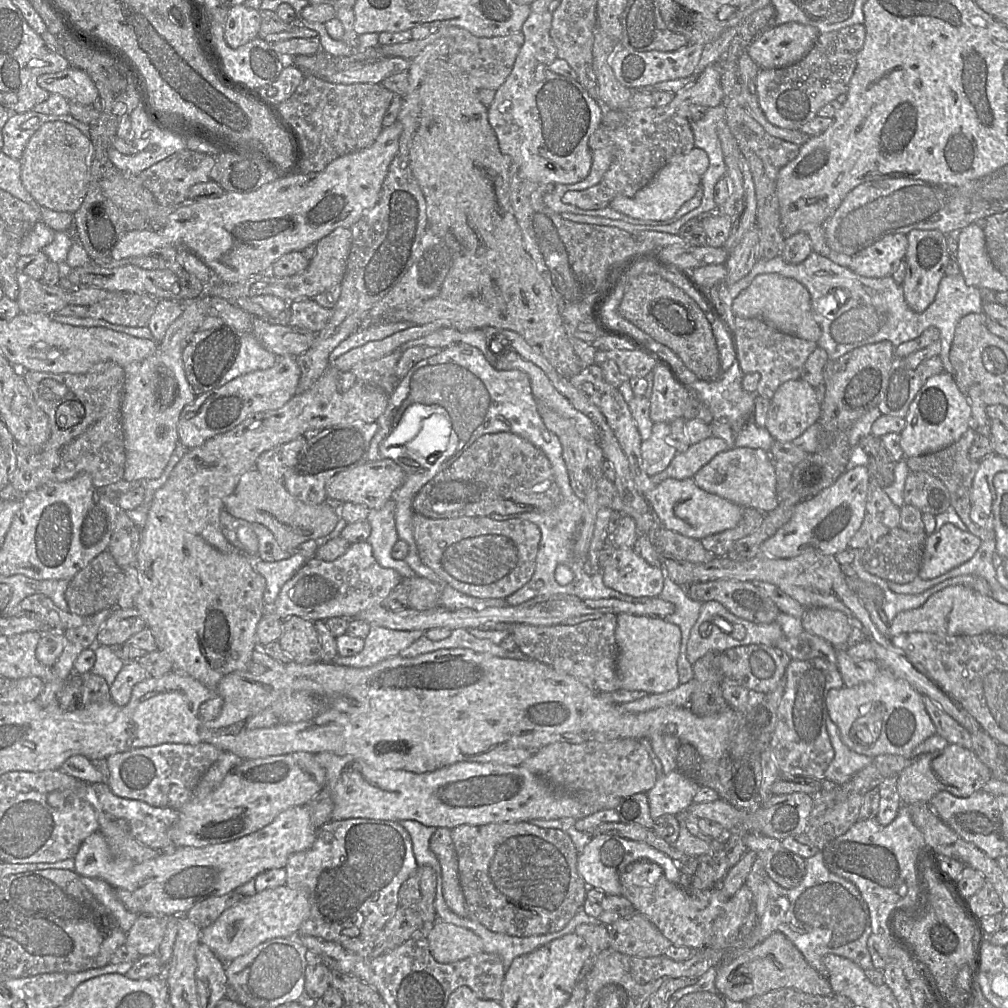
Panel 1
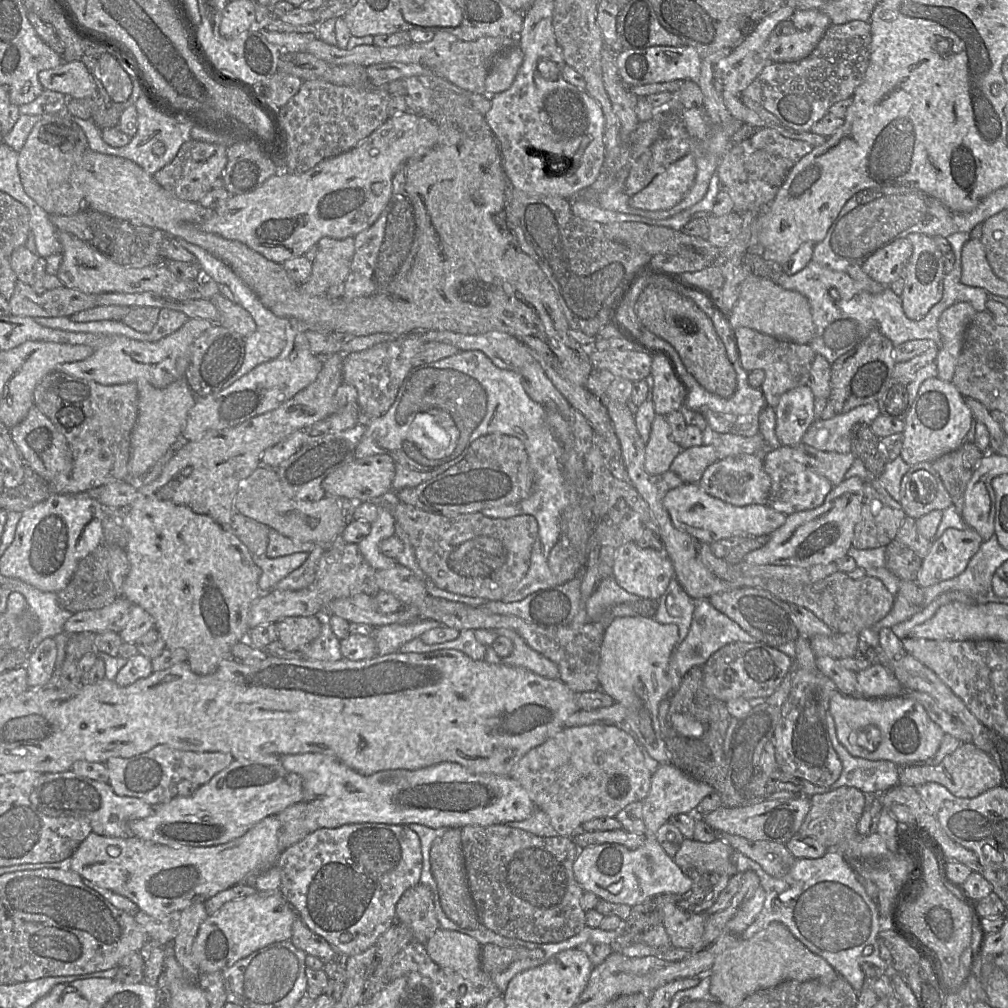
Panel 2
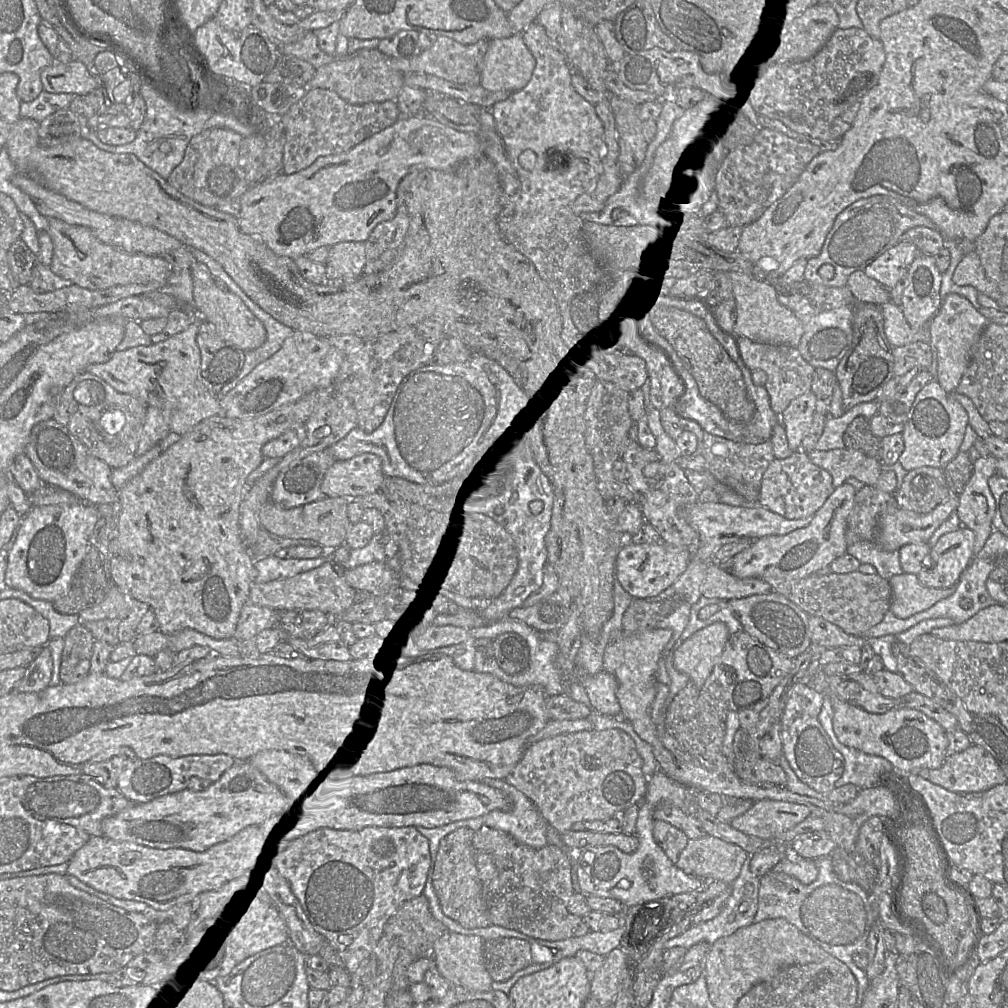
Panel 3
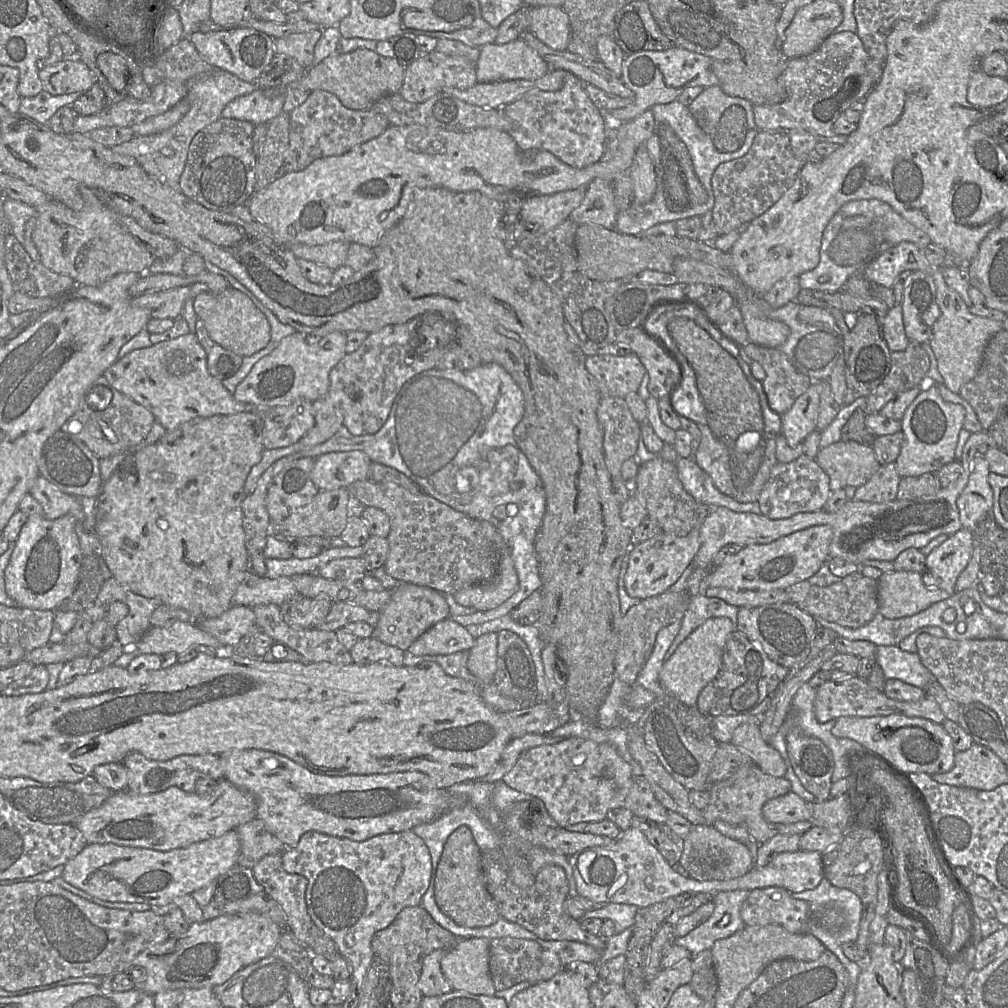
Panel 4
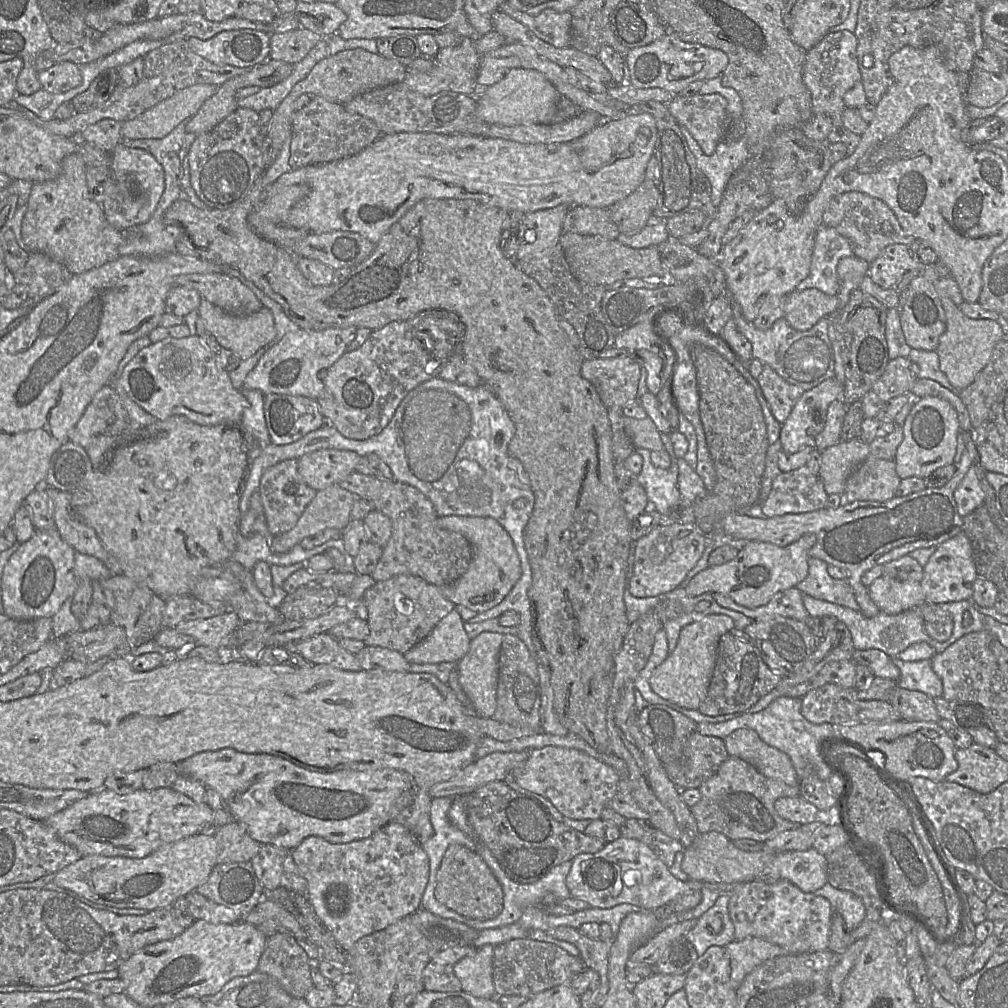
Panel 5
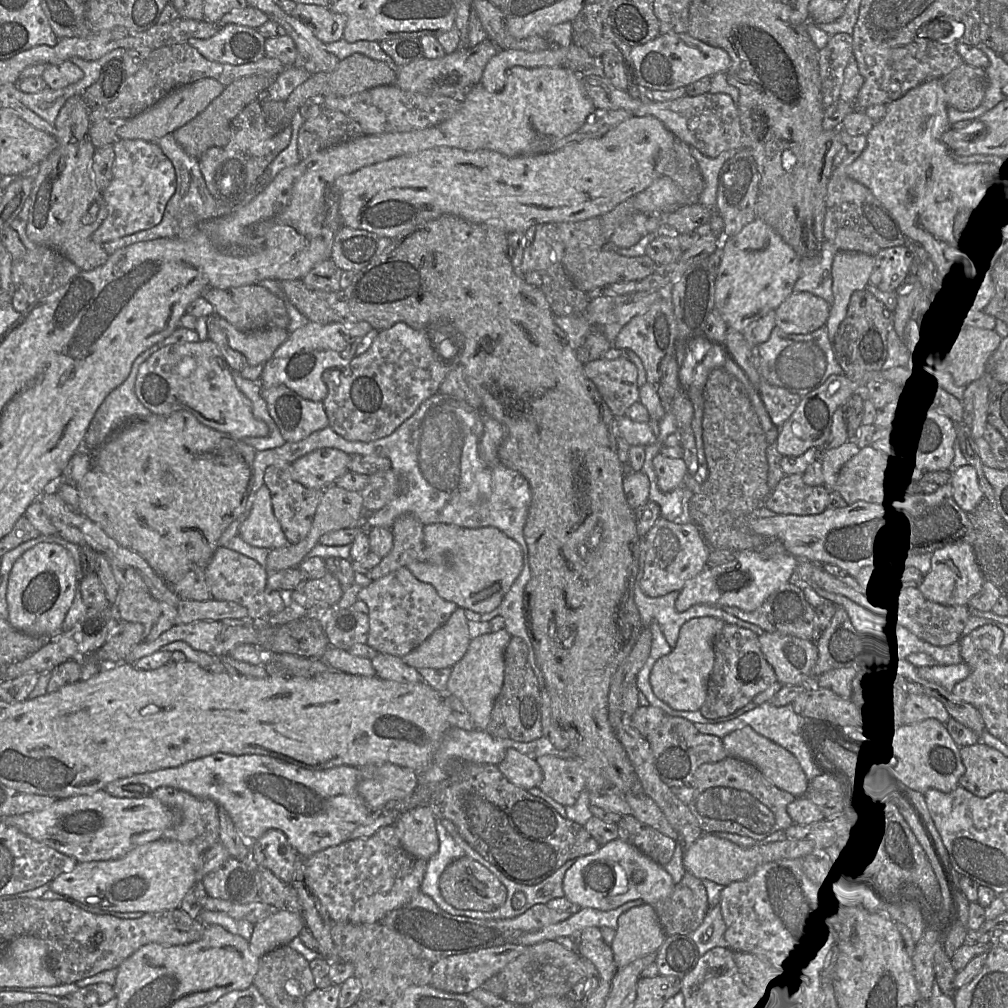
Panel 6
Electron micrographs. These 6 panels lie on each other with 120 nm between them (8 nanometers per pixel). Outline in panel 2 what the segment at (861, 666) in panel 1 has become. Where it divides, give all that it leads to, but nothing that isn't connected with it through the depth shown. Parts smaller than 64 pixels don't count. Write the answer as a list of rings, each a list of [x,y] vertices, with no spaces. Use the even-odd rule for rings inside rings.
[[[879,663],[856,673],[856,679],[859,694],[865,698],[896,697],[904,693],[899,680]]]

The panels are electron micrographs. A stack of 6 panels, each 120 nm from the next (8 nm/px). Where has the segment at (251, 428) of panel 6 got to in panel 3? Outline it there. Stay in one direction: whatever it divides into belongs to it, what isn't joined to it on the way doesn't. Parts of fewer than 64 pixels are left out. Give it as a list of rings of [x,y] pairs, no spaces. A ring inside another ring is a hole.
[[[195,318],[187,329],[165,341],[115,351],[109,361],[89,365],[86,371],[103,379],[118,392],[130,394],[146,405],[158,408],[170,430],[183,435],[202,420],[223,415],[219,395],[210,392],[200,377],[198,331],[199,321]]]

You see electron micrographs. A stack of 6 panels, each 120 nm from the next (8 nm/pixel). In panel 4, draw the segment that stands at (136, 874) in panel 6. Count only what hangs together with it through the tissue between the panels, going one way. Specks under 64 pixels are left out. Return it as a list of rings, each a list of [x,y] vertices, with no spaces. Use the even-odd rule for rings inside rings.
[[[236,830],[218,838],[193,843],[185,848],[157,851],[112,843],[87,844],[64,865],[62,878],[96,898],[110,902],[164,906],[174,899],[190,895],[237,865],[240,840]]]

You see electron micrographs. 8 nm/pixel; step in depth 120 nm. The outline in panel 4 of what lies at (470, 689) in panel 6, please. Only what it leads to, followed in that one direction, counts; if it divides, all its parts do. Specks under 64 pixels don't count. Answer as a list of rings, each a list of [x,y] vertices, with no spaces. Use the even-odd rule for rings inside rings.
[[[489,632],[476,638],[469,650],[467,668],[483,684],[493,682],[497,669],[497,644],[497,633]]]

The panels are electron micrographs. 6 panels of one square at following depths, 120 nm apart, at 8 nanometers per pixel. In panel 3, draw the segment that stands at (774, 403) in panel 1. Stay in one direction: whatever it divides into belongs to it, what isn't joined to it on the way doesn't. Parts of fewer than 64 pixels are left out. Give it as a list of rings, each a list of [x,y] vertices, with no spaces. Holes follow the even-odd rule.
[[[808,391],[792,400],[780,415],[792,451],[801,450],[802,440],[812,425],[815,410],[816,395]]]

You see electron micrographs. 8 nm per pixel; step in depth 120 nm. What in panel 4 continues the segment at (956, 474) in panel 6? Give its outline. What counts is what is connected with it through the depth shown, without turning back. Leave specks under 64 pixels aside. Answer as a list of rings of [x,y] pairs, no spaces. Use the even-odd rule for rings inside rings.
[[[976,452],[967,485],[956,501],[962,528],[970,532],[991,513],[993,491],[988,483],[989,473],[989,465],[984,456]]]

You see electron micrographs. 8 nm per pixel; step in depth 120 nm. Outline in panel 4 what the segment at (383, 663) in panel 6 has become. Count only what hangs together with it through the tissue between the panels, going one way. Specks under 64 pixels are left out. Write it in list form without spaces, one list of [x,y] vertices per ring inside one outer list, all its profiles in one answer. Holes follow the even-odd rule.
[[[372,636],[359,639],[349,652],[356,664],[385,662],[394,666],[404,665],[403,650],[385,644]]]

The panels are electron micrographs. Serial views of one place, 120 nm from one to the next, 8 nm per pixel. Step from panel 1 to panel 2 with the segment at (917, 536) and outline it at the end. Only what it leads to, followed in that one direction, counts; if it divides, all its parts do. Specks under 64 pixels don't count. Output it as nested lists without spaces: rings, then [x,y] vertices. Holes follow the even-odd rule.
[[[895,539],[885,548],[887,569],[901,581],[915,581],[921,568],[922,559],[909,547]]]

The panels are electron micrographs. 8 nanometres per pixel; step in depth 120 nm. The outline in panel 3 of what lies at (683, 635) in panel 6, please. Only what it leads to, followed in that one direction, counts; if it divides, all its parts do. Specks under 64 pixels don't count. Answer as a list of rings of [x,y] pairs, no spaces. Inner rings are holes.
[[[723,622],[713,623],[697,631],[674,651],[674,667],[687,674],[701,689],[723,653],[730,635]]]

